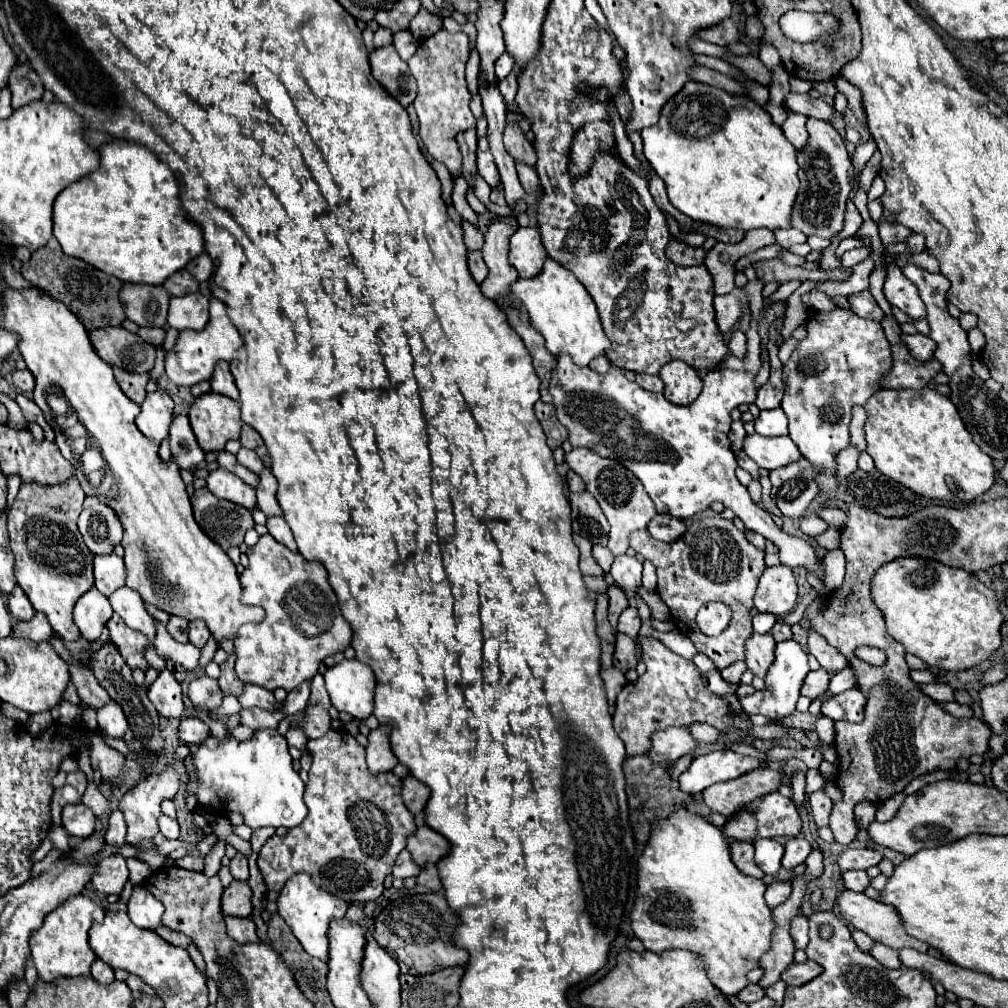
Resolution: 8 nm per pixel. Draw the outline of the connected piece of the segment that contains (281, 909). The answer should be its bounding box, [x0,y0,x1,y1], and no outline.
[278,874,348,960]

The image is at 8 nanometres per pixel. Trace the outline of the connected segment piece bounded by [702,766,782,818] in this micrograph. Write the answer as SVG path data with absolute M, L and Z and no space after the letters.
M768 766L752 770L740 778L712 784L702 792L704 804L722 816L732 816L742 806L748 806L756 798L774 792L782 786L782 774Z

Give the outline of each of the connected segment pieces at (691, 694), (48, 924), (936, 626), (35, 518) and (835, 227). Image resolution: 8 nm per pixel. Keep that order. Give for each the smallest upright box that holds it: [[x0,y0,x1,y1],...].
[[614,636,732,756],[30,894,104,982],[872,558,1004,670],[8,478,94,640],[792,118,852,238]]

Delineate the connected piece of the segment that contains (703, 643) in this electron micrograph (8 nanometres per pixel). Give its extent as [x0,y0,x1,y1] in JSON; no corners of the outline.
[630,514,766,670]

